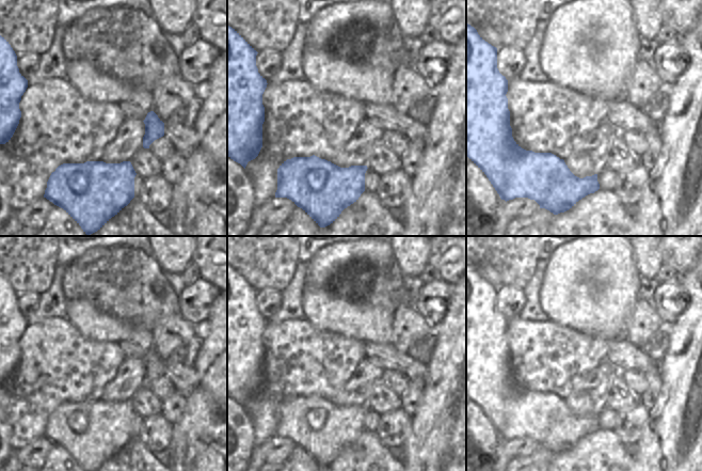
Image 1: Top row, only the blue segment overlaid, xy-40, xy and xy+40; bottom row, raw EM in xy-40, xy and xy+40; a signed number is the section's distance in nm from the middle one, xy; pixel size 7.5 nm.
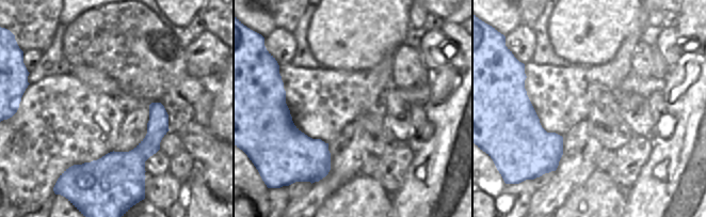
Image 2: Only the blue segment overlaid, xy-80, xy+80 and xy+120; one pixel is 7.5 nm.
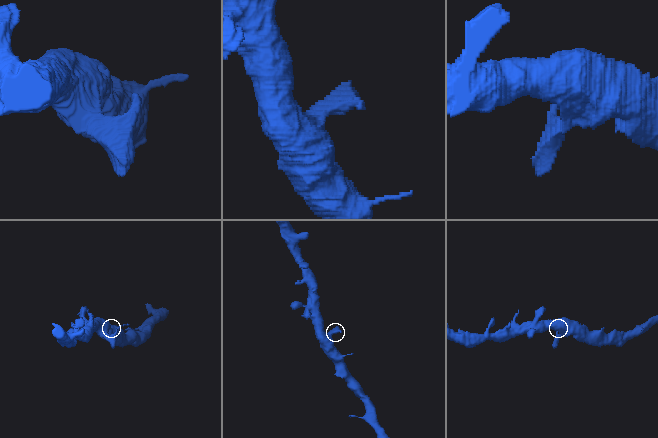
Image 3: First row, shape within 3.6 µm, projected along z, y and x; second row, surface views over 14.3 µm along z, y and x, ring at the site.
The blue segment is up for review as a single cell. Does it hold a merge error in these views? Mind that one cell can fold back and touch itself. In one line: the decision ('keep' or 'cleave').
keep

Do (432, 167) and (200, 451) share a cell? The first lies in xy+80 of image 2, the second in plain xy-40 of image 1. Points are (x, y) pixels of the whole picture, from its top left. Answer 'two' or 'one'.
two

